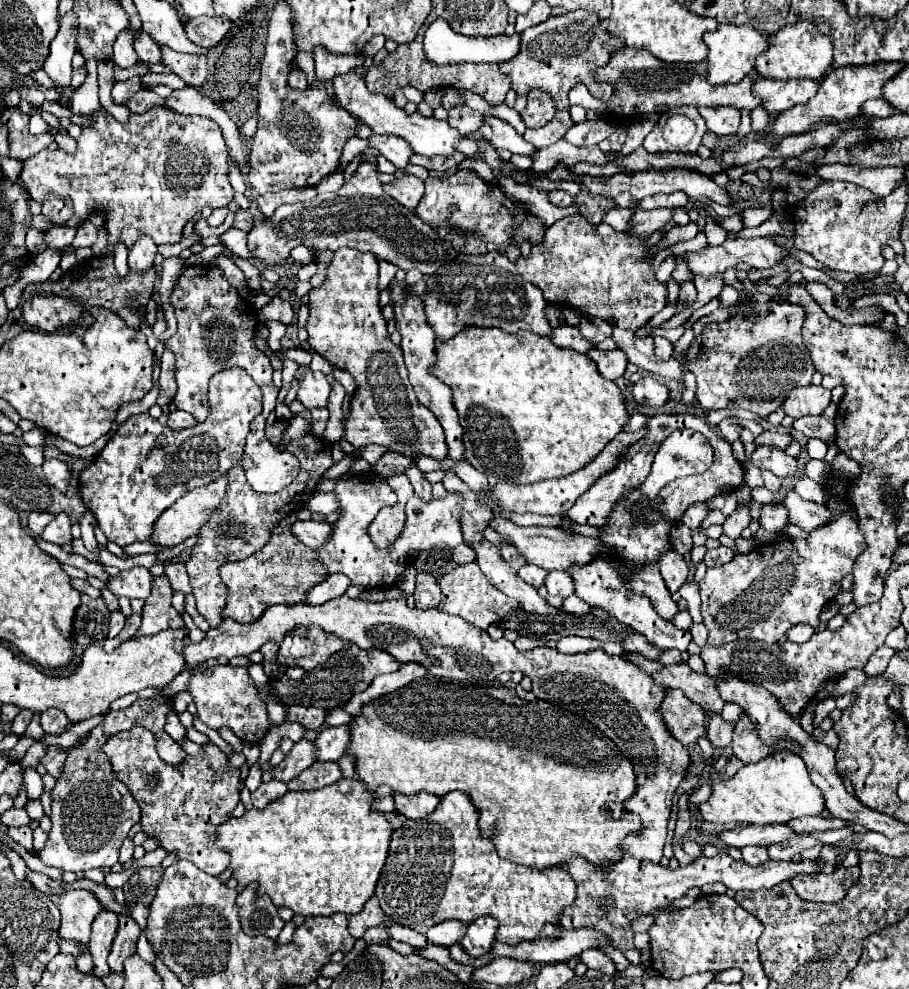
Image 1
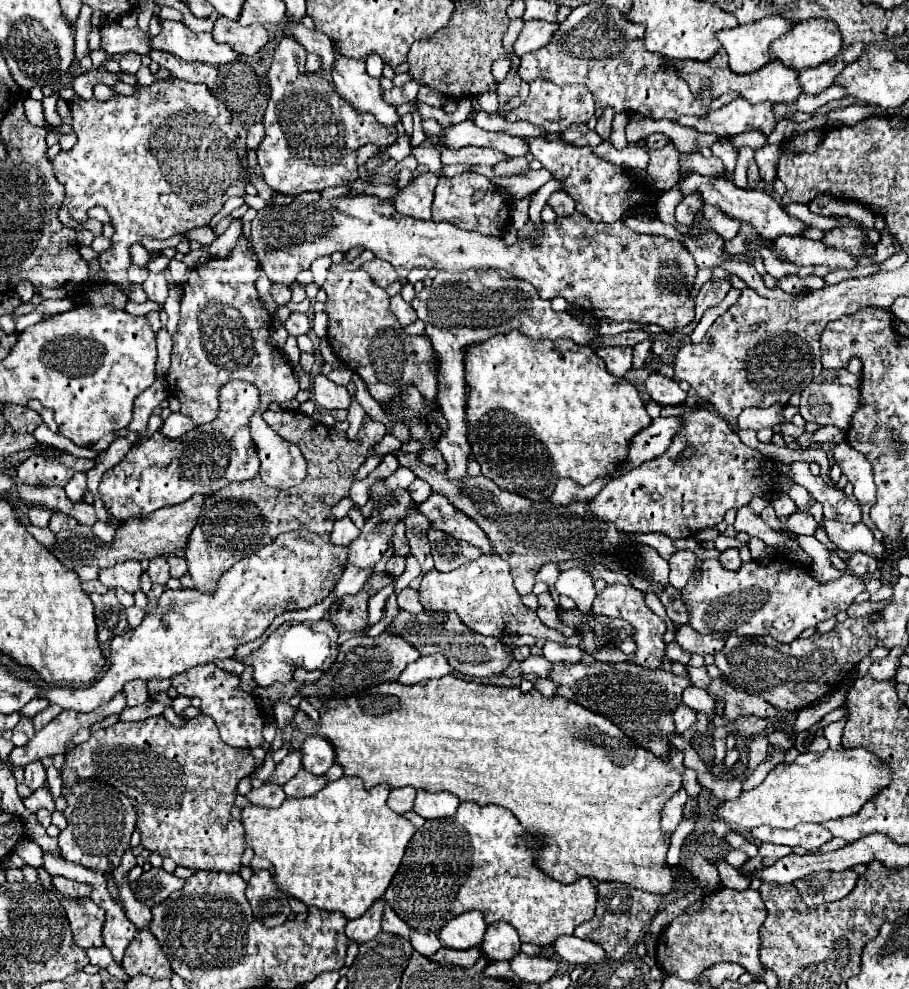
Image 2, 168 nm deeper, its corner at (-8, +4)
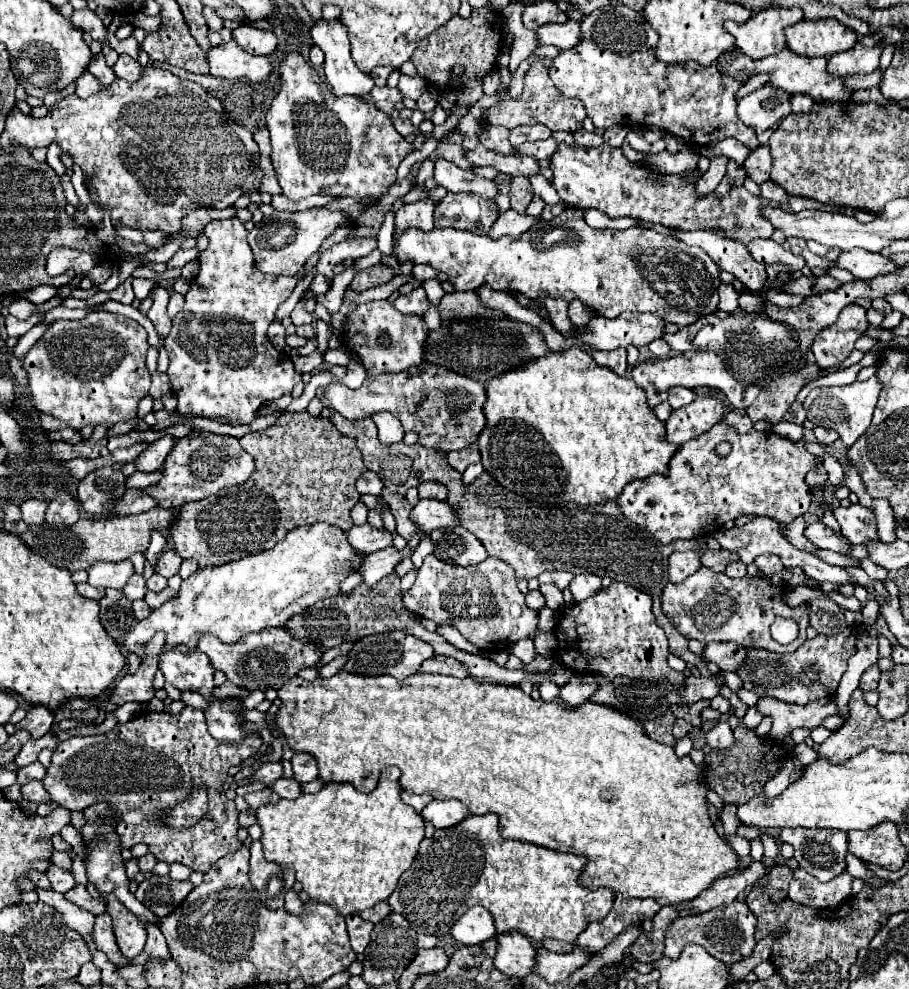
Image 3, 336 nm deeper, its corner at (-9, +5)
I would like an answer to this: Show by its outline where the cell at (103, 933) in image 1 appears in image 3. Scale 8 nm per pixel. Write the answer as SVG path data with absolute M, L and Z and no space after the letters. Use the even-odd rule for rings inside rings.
M105 894L103 898L107 900L107 914L113 918L113 932L119 950L127 960L133 960L145 948L145 926L133 912L119 904L119 898L115 894Z

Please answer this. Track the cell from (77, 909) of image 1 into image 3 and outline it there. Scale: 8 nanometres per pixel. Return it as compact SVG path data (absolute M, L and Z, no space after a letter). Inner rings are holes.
M107 912L95 916L95 928L91 932L91 938L93 938L97 950L107 954L109 962L113 962L117 966L129 964L127 960L123 960L123 954L119 952L119 948L115 944L115 936L113 936L113 928L111 928L111 916L107 916Z

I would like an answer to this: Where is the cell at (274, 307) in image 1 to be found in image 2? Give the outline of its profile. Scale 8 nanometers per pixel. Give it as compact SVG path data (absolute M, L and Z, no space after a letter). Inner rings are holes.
M292 313L284 325L286 325L286 329L288 329L290 335L298 337L298 335L308 333L308 329L310 329L310 319L308 319L304 313Z

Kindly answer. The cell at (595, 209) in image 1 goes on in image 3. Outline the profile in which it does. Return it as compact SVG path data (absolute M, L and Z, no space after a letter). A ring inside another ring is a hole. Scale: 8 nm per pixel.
M561 144L549 158L549 168L553 172L553 186L557 194L569 206L583 210L595 208L611 218L633 216L651 224L663 224L677 230L705 230L721 228L733 240L743 244L753 238L769 238L773 234L771 222L763 220L759 208L761 200L749 194L743 186L731 188L731 192L719 200L713 194L697 196L693 182L683 182L681 176L655 174L641 164L629 162L621 148L601 144L597 148L567 146Z

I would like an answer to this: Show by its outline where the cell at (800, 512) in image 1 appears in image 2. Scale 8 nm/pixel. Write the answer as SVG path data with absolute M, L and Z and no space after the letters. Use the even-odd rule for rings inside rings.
M826 521L822 525L828 533L828 537L832 539L832 543L846 551L846 553L866 553L878 561L882 561L882 557L886 555L886 547L882 541L876 541L872 531L864 525L848 525L848 523L838 523L838 521Z

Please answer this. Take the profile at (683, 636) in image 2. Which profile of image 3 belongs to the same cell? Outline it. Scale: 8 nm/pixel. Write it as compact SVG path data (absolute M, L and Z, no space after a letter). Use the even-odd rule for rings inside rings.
M711 642L703 648L703 656L709 662L715 662L721 670L735 672L743 664L745 648L733 642Z

